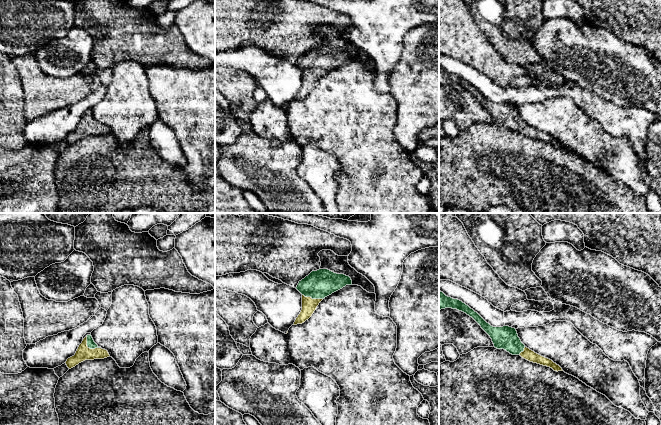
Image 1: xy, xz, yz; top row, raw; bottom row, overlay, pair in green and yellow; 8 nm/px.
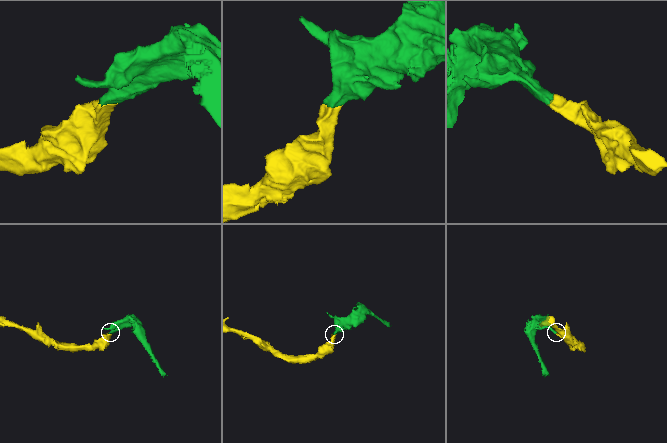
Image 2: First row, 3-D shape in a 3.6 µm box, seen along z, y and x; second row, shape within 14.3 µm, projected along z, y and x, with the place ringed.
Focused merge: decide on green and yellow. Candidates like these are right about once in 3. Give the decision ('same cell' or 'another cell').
same cell

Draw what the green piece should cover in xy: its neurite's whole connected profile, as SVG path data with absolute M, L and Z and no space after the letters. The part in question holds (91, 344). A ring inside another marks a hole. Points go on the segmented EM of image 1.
M90 334L83 339L75 355L68 358L65 363L71 369L85 360L104 359L109 356L108 351L100 348Z

